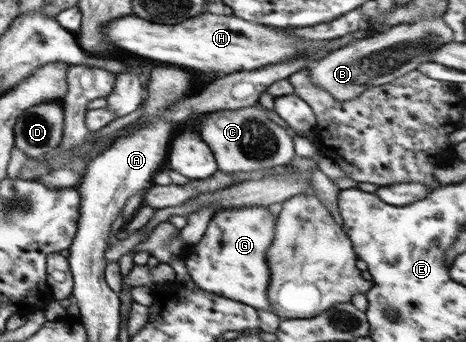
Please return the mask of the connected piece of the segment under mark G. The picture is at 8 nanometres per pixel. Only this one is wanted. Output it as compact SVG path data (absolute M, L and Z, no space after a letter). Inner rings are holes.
M267 205L215 212L199 243L185 249L186 271L199 289L249 305L255 310L271 311L269 304L269 266L265 253L275 235L275 219Z

